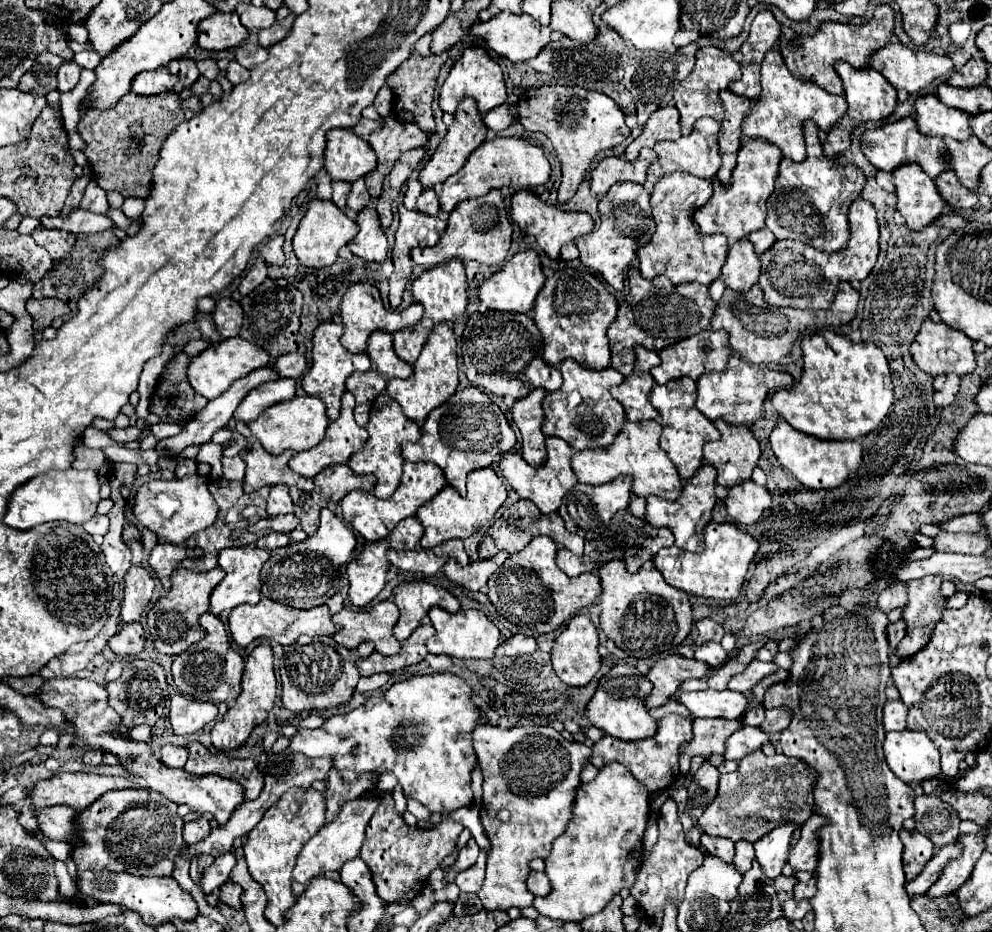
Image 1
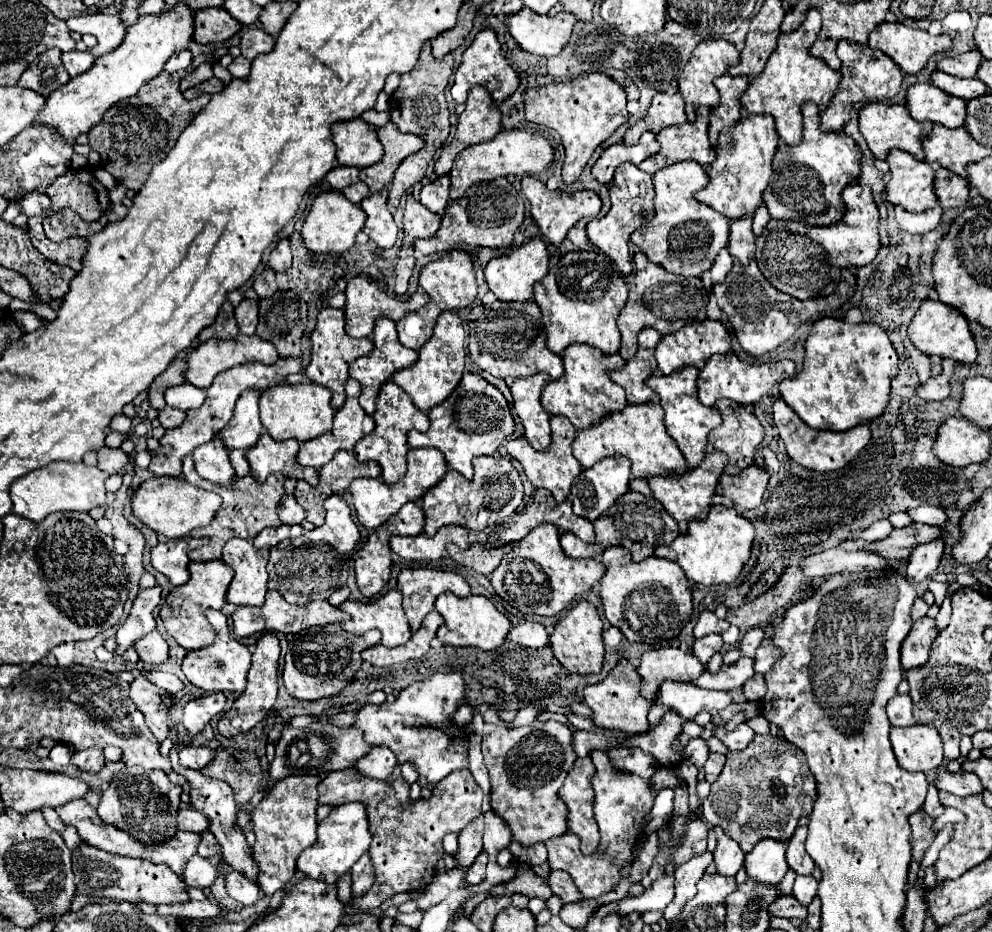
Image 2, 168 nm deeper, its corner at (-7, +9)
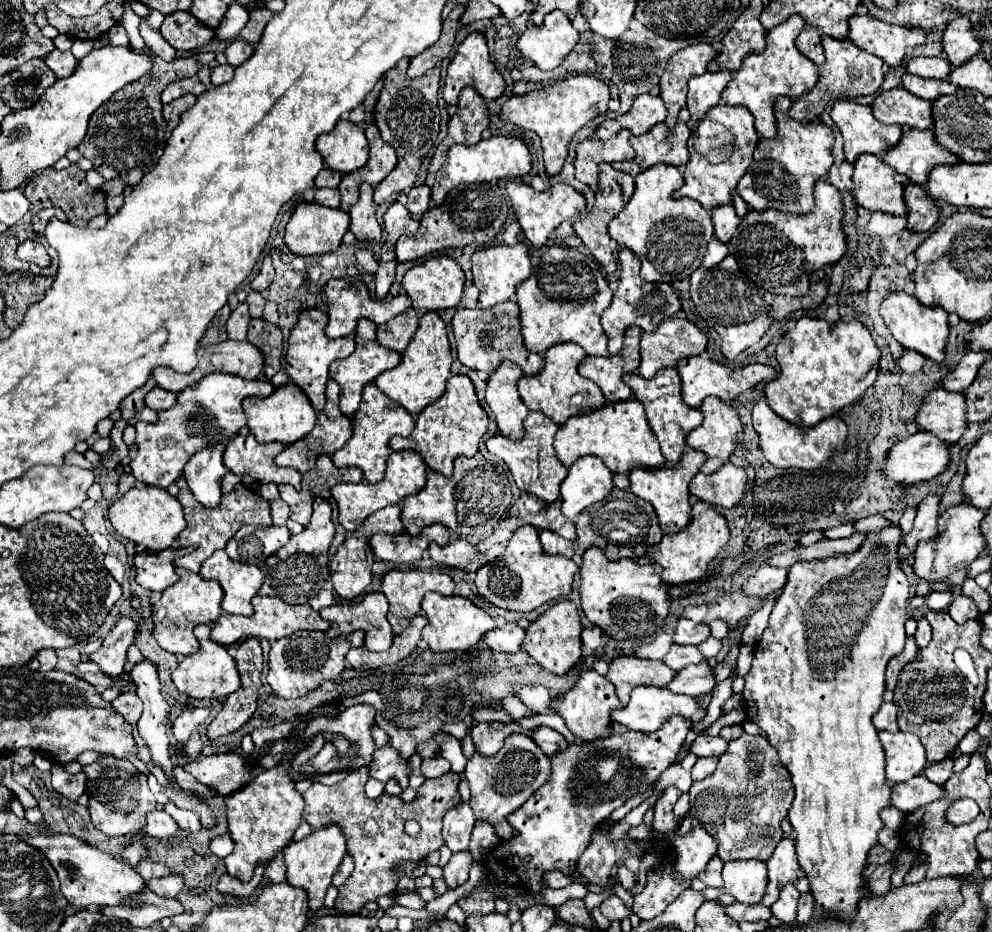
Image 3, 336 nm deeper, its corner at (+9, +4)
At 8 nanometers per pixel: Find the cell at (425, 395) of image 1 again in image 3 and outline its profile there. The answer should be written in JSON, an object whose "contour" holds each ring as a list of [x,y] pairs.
{"contour":[[[428,311],[420,319],[420,327],[402,353],[402,361],[398,367],[384,371],[382,375],[376,377],[376,387],[388,395],[390,399],[398,401],[408,413],[414,417],[430,403],[438,401],[444,395],[446,381],[450,377],[450,365],[452,365],[452,355],[450,355],[450,343],[448,343],[448,333],[444,321],[438,317],[438,313]]]}

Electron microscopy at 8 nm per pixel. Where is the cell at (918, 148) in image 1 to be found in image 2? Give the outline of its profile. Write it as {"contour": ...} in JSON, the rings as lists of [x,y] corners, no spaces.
{"contour":[[[870,102],[858,112],[858,122],[860,122],[860,132],[866,138],[868,148],[872,150],[872,154],[878,160],[884,160],[892,148],[904,150],[904,152],[912,154],[916,160],[924,160],[924,150],[920,148],[920,144],[922,144],[924,136],[932,130],[932,124],[912,120],[908,116],[908,110],[902,104],[888,106],[882,102]]]}

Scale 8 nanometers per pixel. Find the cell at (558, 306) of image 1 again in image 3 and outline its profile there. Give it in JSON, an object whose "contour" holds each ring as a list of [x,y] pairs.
{"contour":[[[552,245],[542,255],[542,267],[534,271],[516,291],[524,345],[544,355],[556,343],[578,343],[588,355],[608,355],[608,337],[602,331],[600,315],[612,301],[612,291],[594,259],[578,261],[578,253]]]}

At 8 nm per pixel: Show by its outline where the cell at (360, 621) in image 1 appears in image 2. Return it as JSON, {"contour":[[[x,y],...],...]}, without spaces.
{"contour":[[[388,590],[382,598],[374,602],[348,600],[338,606],[352,616],[350,632],[364,634],[370,628],[382,632],[382,644],[386,648],[396,648],[410,640],[410,624],[402,610],[402,594],[398,590]]]}

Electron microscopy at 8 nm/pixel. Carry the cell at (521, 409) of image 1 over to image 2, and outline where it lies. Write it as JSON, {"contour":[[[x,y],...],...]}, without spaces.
{"contour":[[[538,372],[534,376],[516,378],[510,386],[512,406],[524,426],[524,436],[536,450],[550,444],[550,414],[546,414],[540,404],[540,394],[546,382],[550,382],[550,376]]]}

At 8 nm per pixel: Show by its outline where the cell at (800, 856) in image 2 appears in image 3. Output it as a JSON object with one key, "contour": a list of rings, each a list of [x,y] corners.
{"contour":[[[784,837],[780,841],[780,845],[776,845],[776,849],[774,849],[772,857],[766,861],[766,865],[768,865],[768,887],[766,887],[762,903],[770,907],[772,901],[776,901],[780,889],[786,883],[794,883],[798,879],[800,865],[796,861],[794,841]]]}

